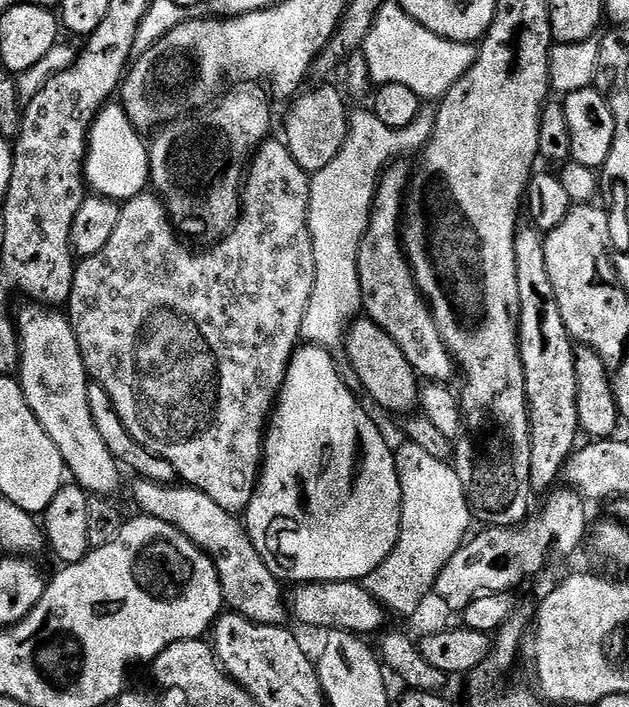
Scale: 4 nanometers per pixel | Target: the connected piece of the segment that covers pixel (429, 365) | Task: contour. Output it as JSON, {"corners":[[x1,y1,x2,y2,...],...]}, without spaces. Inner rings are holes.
{"corners":[[393,162,380,175,372,202,372,213,368,218,368,229,356,255,364,299,363,311,367,319,373,320,385,334,394,338,394,342,398,342,398,350,406,354,406,362,410,362,417,377,428,382,448,382,452,372,454,376,452,355,440,341,432,314,416,289,416,281,412,279,412,270,402,247,402,209,410,179,409,165,404,164,407,163]]}

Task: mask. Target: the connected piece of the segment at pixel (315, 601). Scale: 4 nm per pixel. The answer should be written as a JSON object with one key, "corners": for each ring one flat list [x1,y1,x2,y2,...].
{"corners":[[313,580,310,584,297,583,287,597,290,616,300,624,323,630,346,630,357,634,379,633,385,627,386,609,364,589,363,583,350,580]]}

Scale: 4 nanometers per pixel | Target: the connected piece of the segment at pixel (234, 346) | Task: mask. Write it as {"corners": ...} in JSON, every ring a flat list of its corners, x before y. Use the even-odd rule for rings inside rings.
{"corners":[[269,138,256,149,247,169,242,199,240,218,230,229,228,235,215,241,209,252,200,252,195,256,180,245,181,237,174,227,168,209,155,195,141,194,127,201,120,209,118,226,110,234,110,242,98,250,98,254,85,256,76,264,74,282,70,298,66,305,66,315,72,321,72,329,78,338,78,350,82,350,82,362,89,377,102,385,106,394,110,394,112,409,122,418,126,430,142,446,146,446,156,456,161,456,170,466,174,466,177,477,187,487,202,490,218,502,222,510,240,514,252,501,256,493,256,481,260,474,266,425,273,411,284,376,288,372,288,361,301,341,300,330,310,294,314,288,314,256,310,234,308,233,308,202,310,200,309,173,294,162,287,144,280,138]]}

